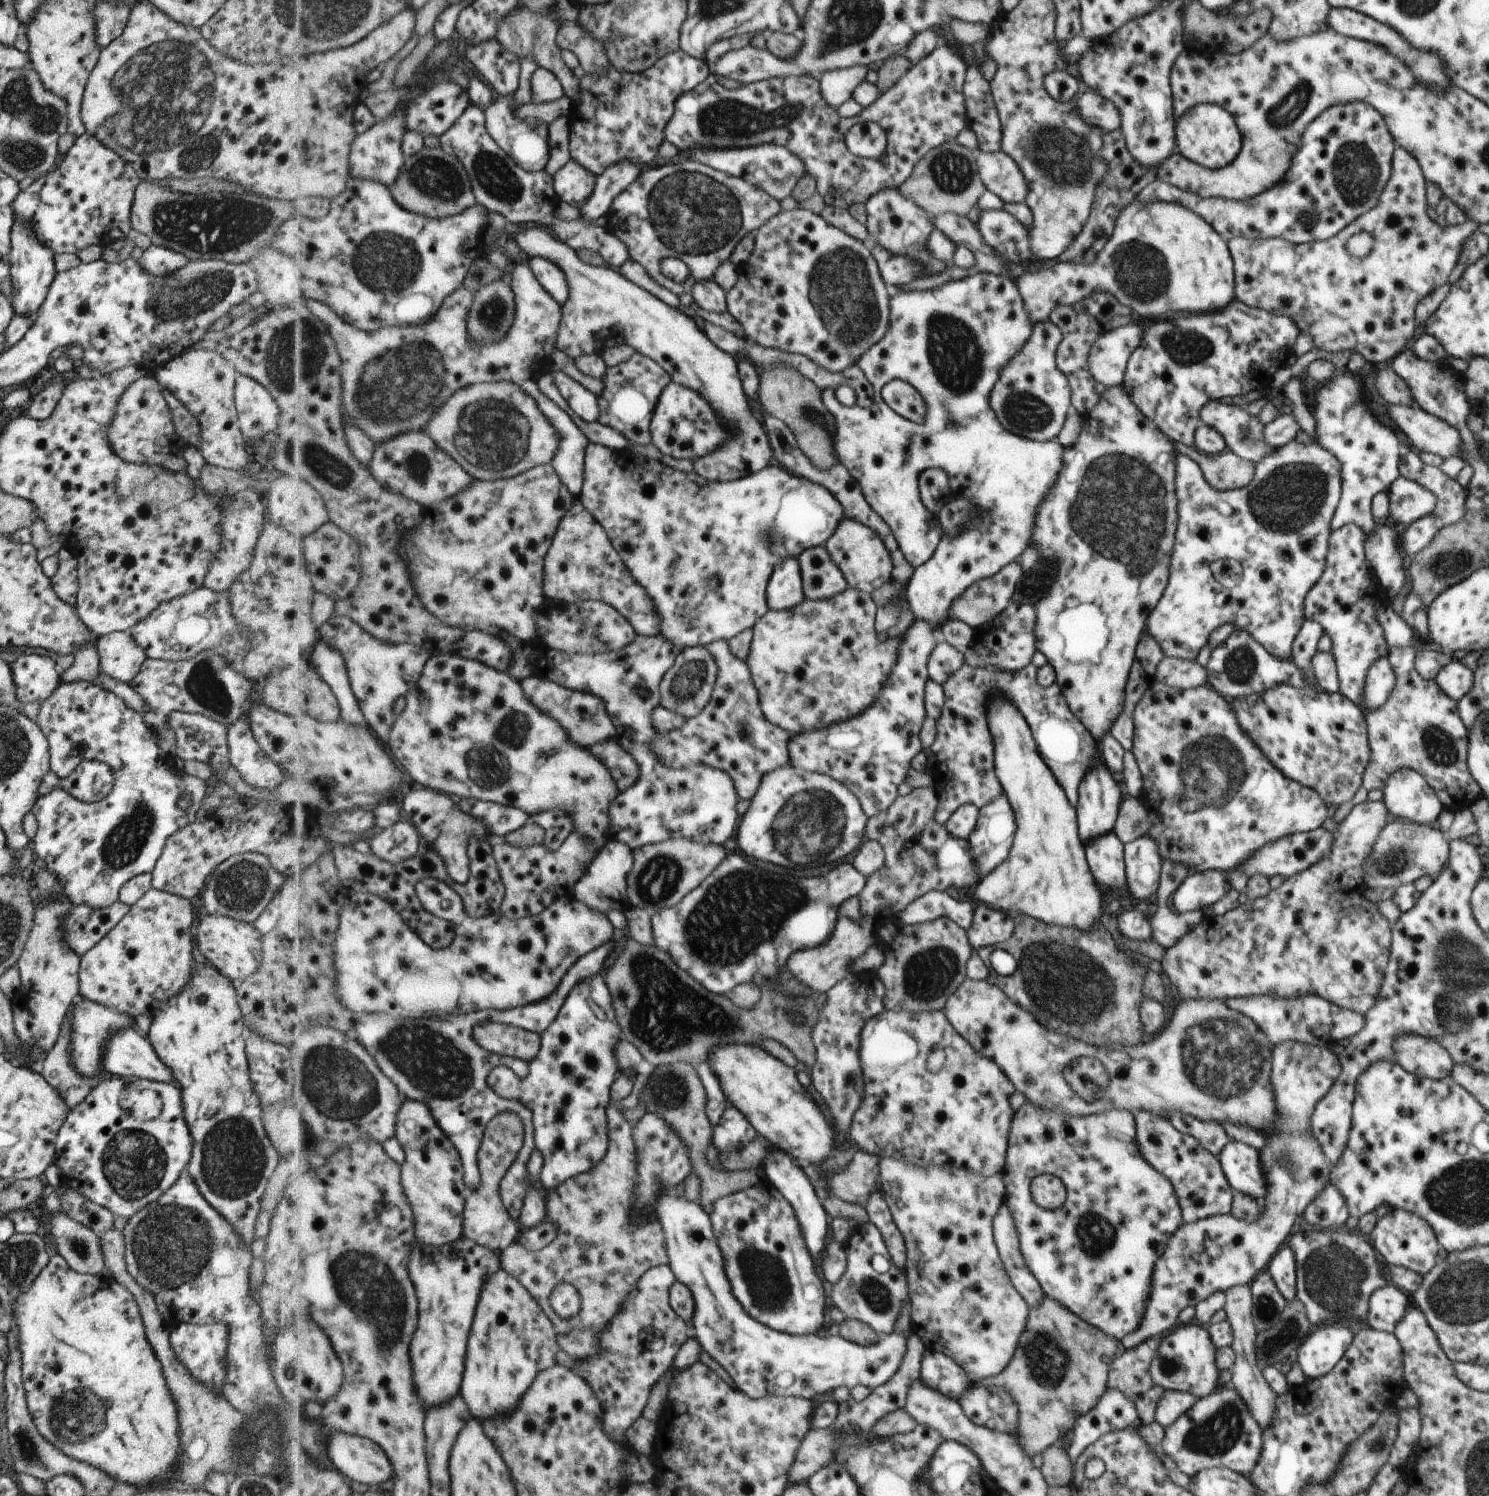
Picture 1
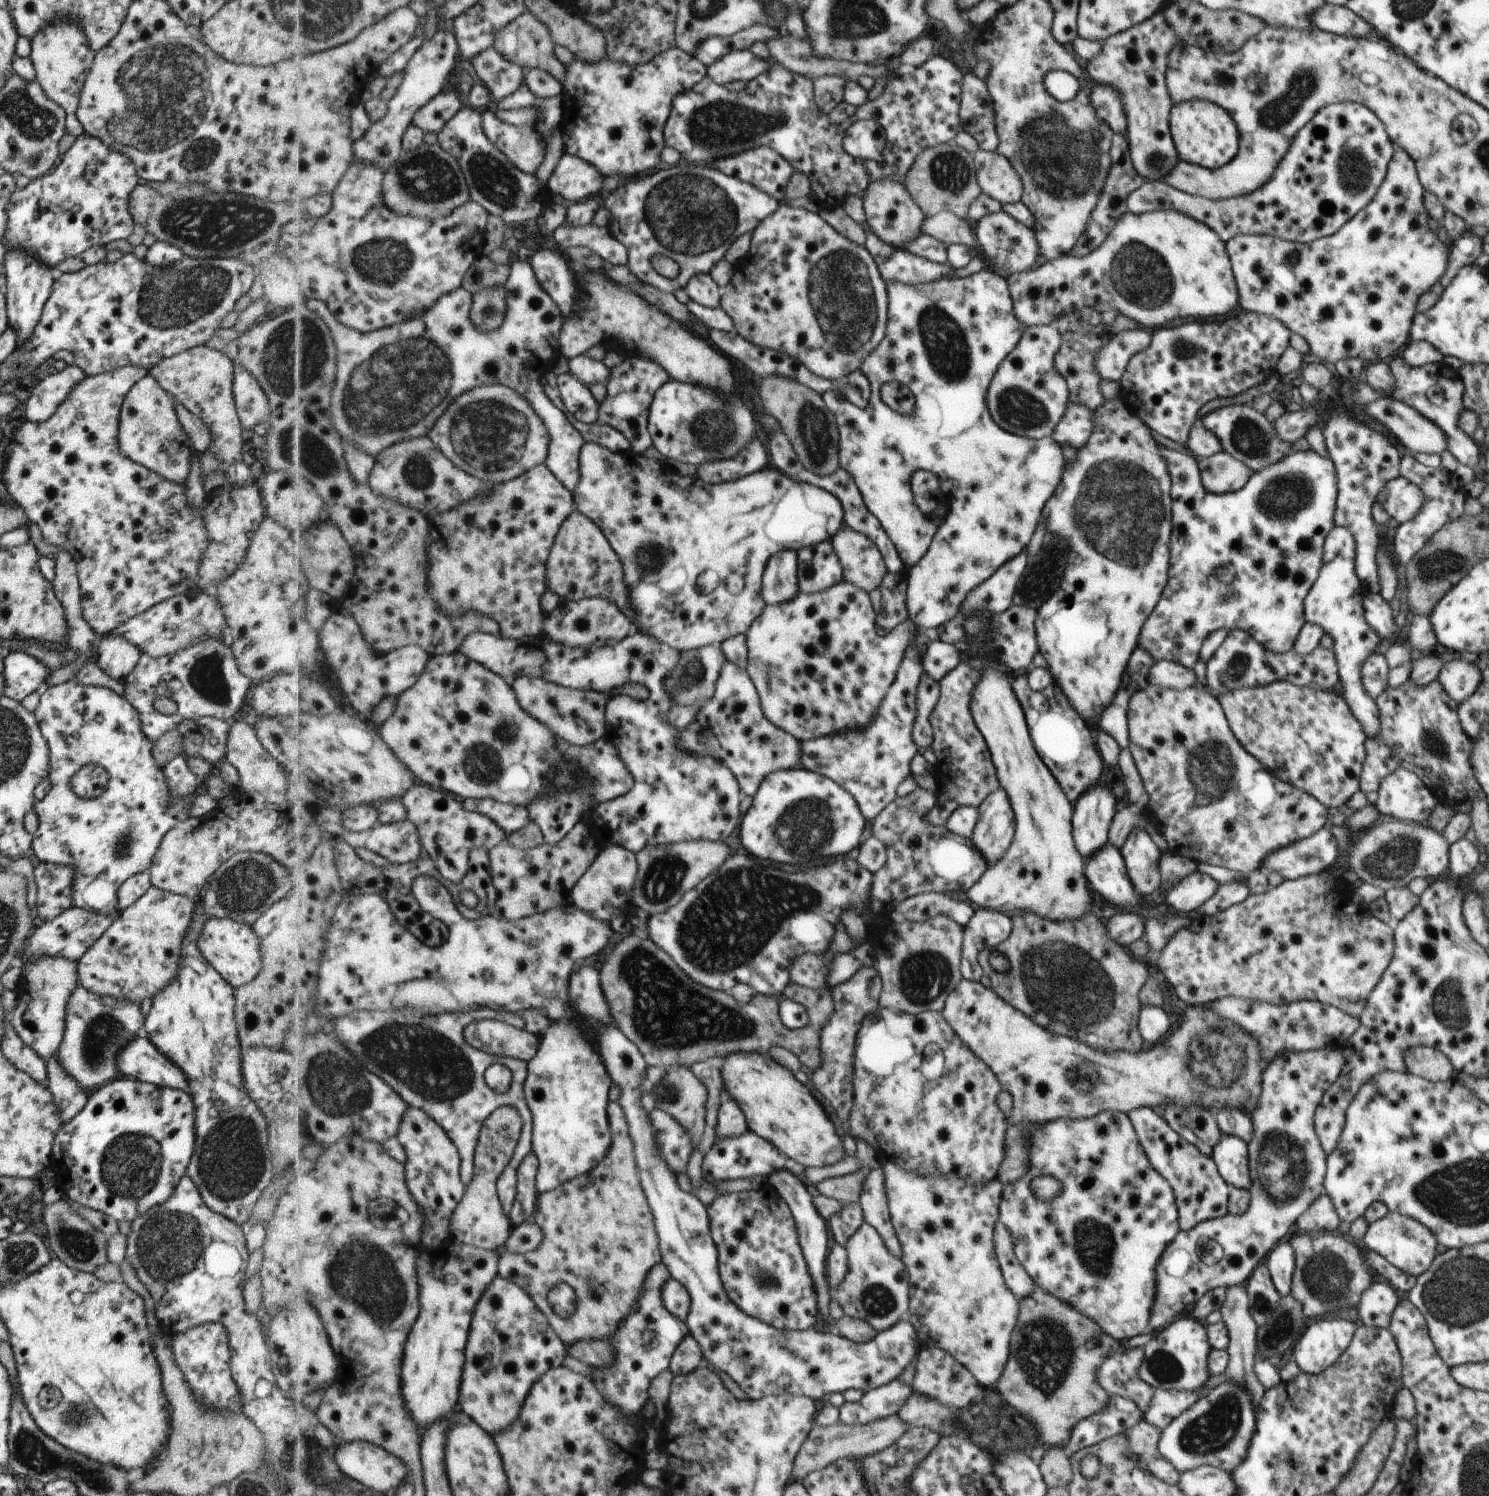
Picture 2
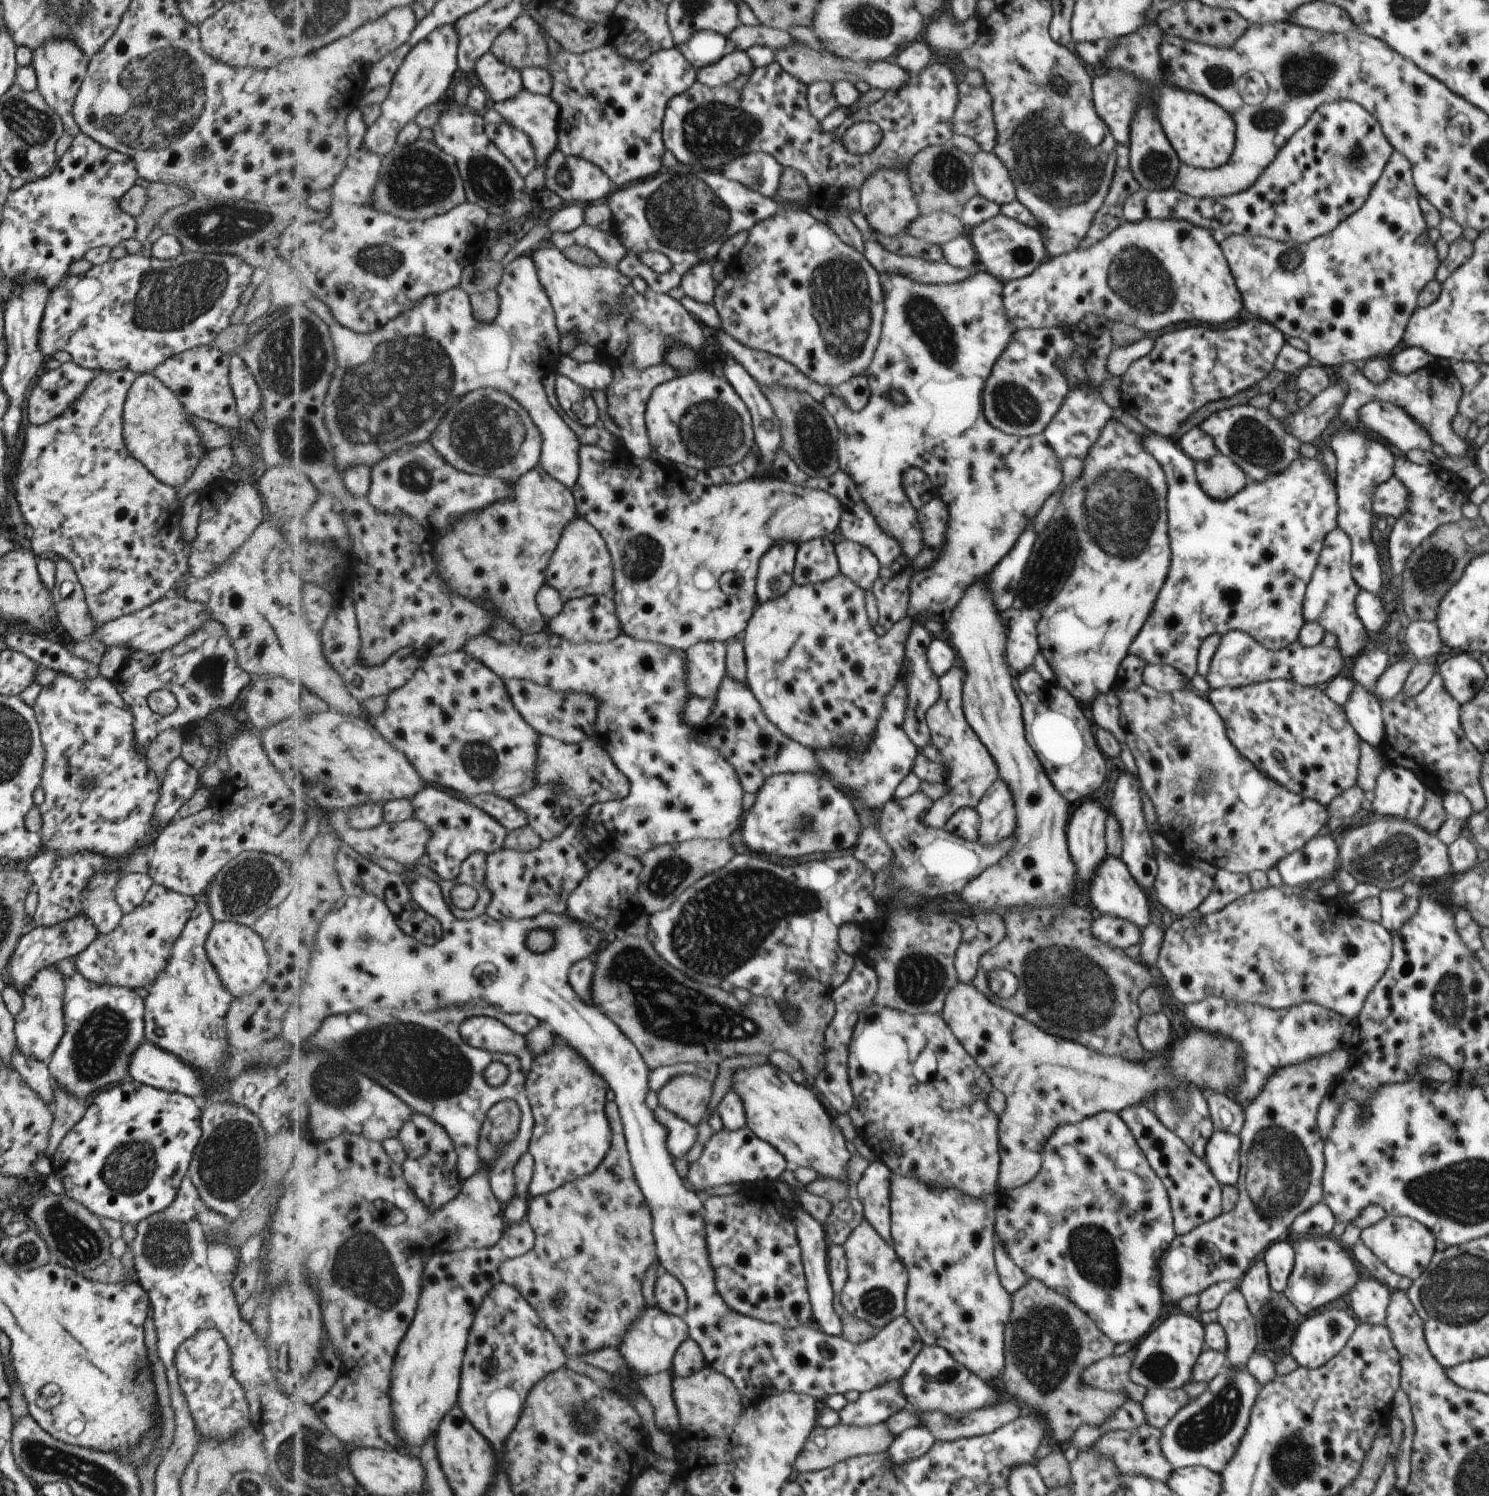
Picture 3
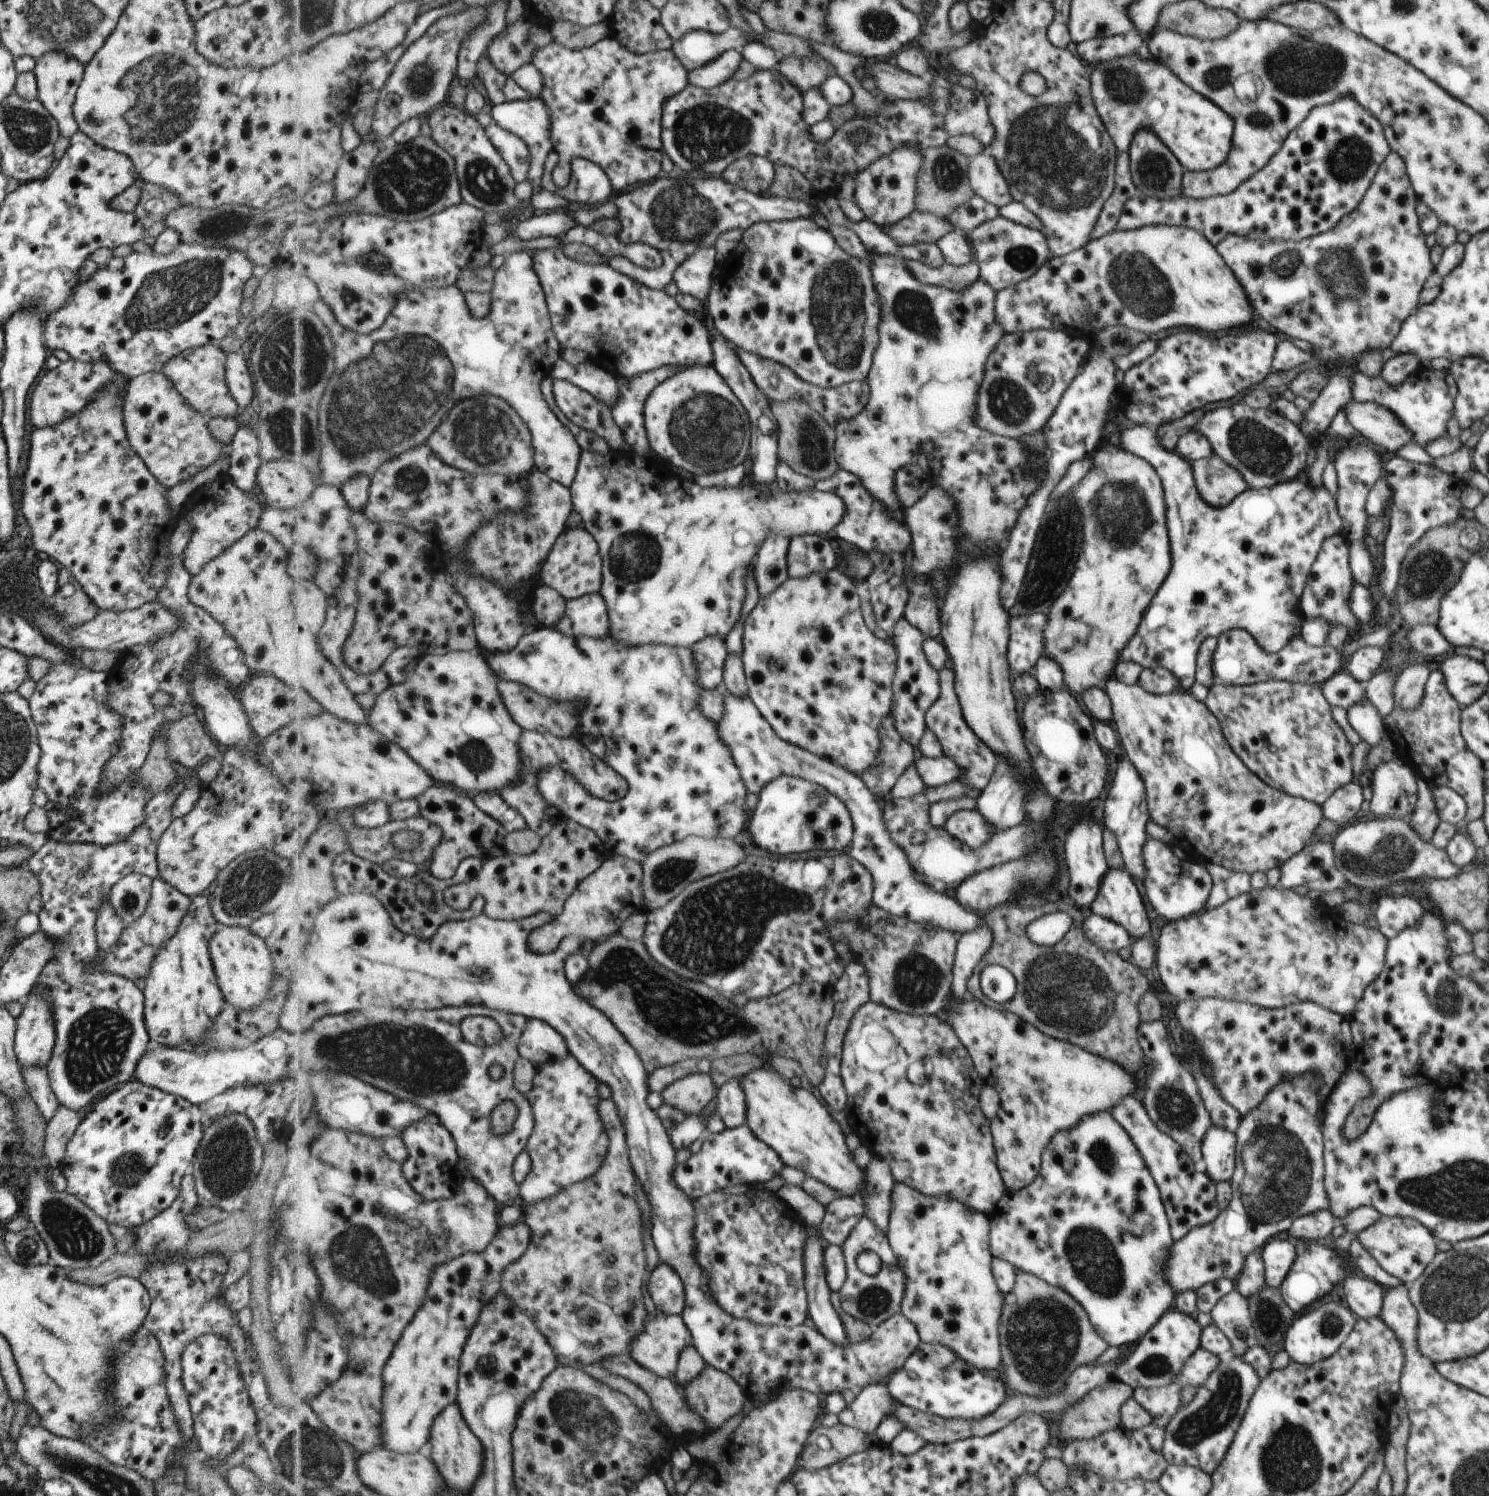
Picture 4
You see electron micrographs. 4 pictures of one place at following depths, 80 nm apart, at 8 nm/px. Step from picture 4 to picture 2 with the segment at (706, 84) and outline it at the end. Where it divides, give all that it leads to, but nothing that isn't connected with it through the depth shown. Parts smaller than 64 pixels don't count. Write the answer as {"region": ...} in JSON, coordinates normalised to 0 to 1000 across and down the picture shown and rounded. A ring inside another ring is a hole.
{"region":[[[504,33],[493,33],[485,37],[480,43],[475,45],[475,51],[481,55],[488,56],[492,53],[498,53],[500,55],[516,49],[518,45],[519,40],[507,37]]]}

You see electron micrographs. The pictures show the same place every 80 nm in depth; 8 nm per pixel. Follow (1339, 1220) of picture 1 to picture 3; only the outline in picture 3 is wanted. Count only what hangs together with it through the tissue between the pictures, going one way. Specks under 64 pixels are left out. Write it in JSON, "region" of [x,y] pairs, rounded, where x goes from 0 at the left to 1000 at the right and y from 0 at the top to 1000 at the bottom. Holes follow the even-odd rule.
{"region":[[[887,803],[883,806],[878,807],[874,813],[870,813],[870,816],[868,818],[868,823],[871,827],[887,827],[893,825],[896,815],[895,811],[893,807]]]}

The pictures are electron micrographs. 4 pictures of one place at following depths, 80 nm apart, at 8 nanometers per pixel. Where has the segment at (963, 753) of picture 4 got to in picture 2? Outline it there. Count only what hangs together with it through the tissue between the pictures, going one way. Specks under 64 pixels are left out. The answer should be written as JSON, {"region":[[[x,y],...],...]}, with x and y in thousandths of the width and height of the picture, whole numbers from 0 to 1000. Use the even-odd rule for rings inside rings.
{"region":[[[645,442],[633,455],[632,467],[628,473],[625,482],[628,485],[627,502],[629,505],[628,519],[631,524],[630,535],[623,547],[625,551],[635,552],[643,539],[650,539],[657,541],[663,532],[672,525],[670,521],[669,511],[666,510],[665,501],[659,492],[655,482],[653,481],[652,465],[653,459],[660,453],[660,449]]]}

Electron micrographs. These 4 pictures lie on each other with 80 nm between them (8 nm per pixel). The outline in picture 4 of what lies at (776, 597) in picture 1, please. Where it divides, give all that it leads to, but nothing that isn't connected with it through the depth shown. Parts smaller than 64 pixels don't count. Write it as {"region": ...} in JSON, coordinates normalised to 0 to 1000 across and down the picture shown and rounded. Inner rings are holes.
{"region":[[[518,356],[506,374],[506,384],[511,399],[519,397],[531,387],[529,372],[531,360]]]}

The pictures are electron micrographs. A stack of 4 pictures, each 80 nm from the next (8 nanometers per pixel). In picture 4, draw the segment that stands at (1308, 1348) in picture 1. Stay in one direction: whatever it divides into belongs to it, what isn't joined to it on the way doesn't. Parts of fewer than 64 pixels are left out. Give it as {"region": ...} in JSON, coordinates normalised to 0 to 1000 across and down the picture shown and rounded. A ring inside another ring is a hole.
{"region":[[[897,870],[884,872],[883,874],[871,878],[866,888],[864,889],[862,898],[862,902],[864,904],[866,910],[874,912],[881,912],[883,910],[894,906],[905,892],[909,889],[909,878],[905,874],[901,874]]]}

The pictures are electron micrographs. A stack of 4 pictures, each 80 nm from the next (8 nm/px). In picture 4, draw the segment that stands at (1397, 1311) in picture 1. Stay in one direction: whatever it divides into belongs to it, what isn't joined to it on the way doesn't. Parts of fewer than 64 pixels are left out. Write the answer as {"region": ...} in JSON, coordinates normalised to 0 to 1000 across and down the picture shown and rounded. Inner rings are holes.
{"region":[[[906,852],[901,858],[902,868],[913,882],[926,881],[929,862],[918,854]]]}

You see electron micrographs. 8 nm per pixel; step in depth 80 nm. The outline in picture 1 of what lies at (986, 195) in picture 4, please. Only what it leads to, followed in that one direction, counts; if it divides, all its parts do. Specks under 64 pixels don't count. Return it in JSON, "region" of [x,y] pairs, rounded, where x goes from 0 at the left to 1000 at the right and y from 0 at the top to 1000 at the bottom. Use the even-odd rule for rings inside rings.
{"region":[[[673,100],[658,101],[656,110],[662,126],[667,128],[674,136],[688,135],[691,123],[684,110]]]}

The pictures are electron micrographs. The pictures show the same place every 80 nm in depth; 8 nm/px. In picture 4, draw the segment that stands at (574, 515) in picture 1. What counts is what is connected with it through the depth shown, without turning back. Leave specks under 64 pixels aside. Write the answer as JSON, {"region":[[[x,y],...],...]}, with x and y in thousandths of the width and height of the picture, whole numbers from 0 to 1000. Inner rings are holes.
{"region":[[[393,352],[382,352],[374,360],[371,368],[363,384],[363,390],[374,394],[381,401],[404,396],[406,386],[406,372],[404,372],[403,364],[400,358]]]}

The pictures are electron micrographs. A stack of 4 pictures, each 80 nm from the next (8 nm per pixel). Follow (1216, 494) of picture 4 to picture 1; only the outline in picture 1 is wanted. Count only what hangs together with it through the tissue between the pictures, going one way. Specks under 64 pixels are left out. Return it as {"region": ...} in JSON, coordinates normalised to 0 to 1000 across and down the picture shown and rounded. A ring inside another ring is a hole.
{"region":[[[790,295],[788,295],[788,299],[791,303],[797,304],[806,311],[811,324],[818,328],[835,326],[842,320],[842,310],[832,306],[832,304],[825,301],[821,301],[817,304],[810,304]]]}

